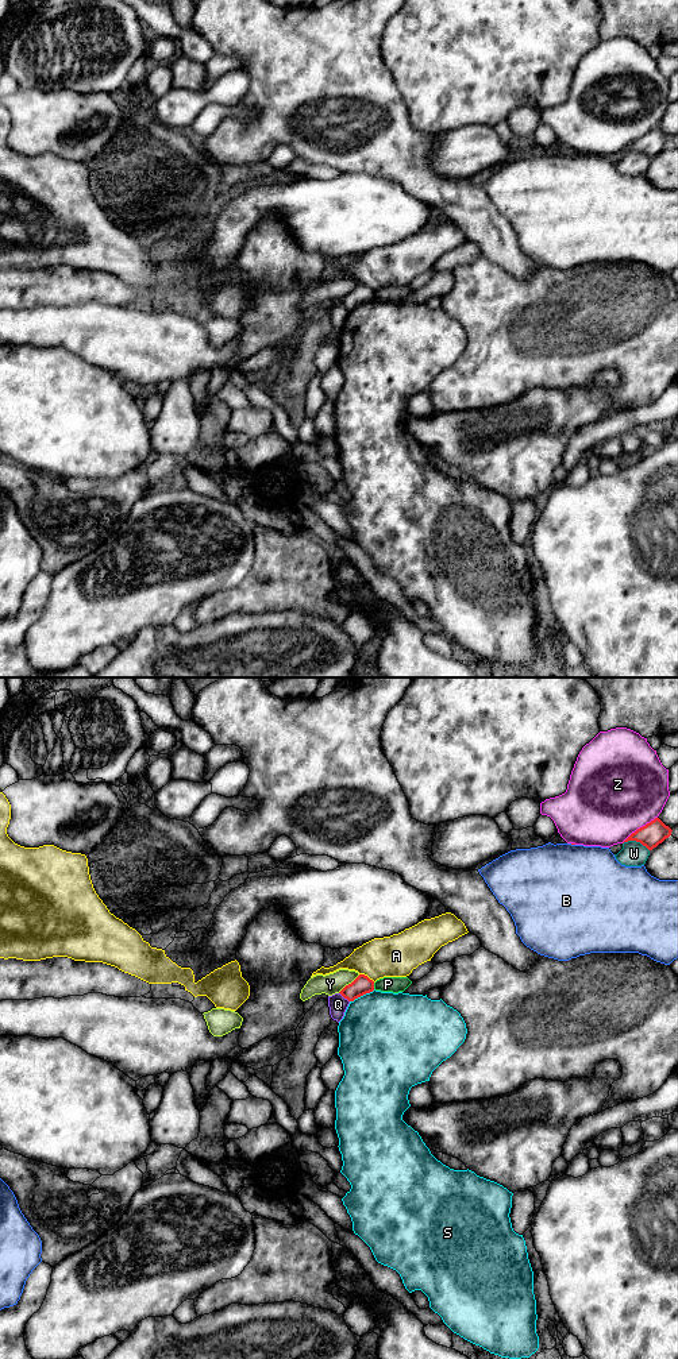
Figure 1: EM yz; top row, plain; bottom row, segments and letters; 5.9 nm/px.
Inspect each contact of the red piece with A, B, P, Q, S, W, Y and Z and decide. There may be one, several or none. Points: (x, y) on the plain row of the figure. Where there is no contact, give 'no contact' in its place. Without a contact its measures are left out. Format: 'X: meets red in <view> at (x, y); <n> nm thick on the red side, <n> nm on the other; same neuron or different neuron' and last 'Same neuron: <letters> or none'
A: meets red in yz at (368, 286); 110 nm thick on the red side, 260 nm on the other; different neuron
B: meets red in yz at (573, 153); 20 nm thick on the red side, 500 nm on the other; different neuron
P: meets red in yz at (373, 294); 110 nm thick on the red side, 100 nm on the other; different neuron
Q: meets red in yz at (345, 307); 110 nm thick on the red side, 110 nm on the other; different neuron
S: meets red in yz at (362, 304); 110 nm thick on the red side, 480 nm on the other; different neuron
W: meets red in yz at (636, 150); 140 nm thick on the red side, 150 nm on the other; different neuron
Y: meets red in yz at (349, 293); 110 nm thick on the red side, 130 nm on the other; different neuron
Z: meets red in yz at (640, 136); 140 nm thick on the red side, 500 nm on the other; different neuron
Same neuron: none

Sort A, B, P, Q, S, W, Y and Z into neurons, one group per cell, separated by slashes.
A / B / P / Q / S / W / Y / Z

